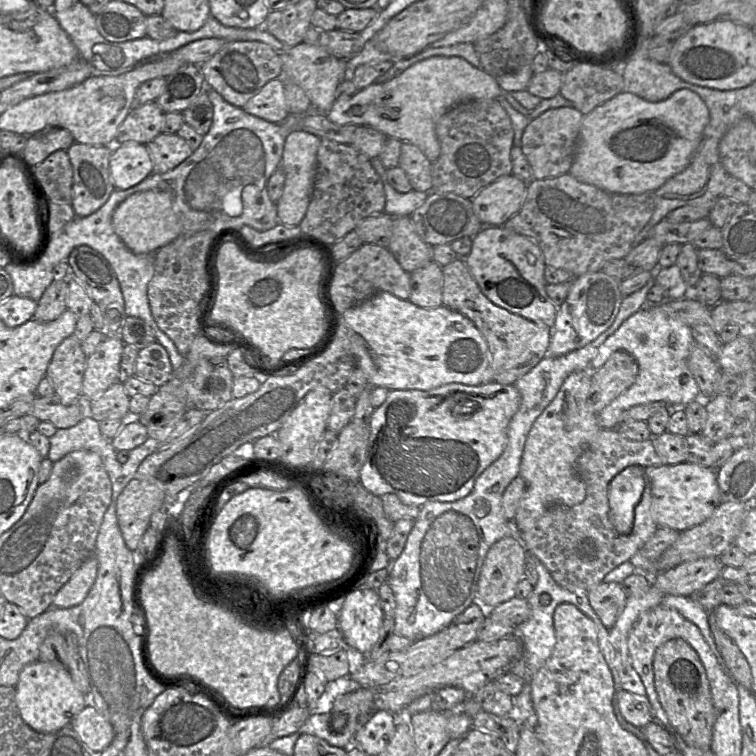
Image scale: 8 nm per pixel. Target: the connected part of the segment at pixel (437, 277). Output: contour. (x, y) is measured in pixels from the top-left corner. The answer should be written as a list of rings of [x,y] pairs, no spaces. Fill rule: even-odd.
[[[431,261],[410,273],[409,301],[421,308],[436,308],[443,305],[442,266]]]

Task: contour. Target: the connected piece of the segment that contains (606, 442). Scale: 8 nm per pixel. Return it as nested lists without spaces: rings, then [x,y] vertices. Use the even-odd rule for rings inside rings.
[[[600,428],[577,461],[577,473],[586,490],[583,502],[574,506],[552,506],[529,529],[520,532],[527,553],[538,559],[555,582],[569,591],[588,592],[602,583],[609,572],[624,562],[630,562],[658,528],[654,518],[651,470],[661,465],[652,438],[632,441],[623,437],[616,428]],[[629,466],[643,468],[645,487],[634,510],[633,529],[630,534],[621,535],[610,520],[609,486],[613,478]]]

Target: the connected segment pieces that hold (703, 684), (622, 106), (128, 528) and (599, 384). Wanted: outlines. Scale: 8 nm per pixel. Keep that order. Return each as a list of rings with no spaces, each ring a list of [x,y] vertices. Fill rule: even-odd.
[[[673,638],[657,648],[653,657],[654,685],[670,724],[684,742],[710,750],[716,711],[705,668],[697,652],[682,638]]]
[[[678,90],[660,102],[650,102],[635,94],[621,92],[584,115],[569,173],[580,182],[613,194],[655,191],[690,164],[708,123],[707,105],[693,91]]]
[[[136,478],[118,496],[118,525],[126,546],[132,552],[137,551],[153,513],[165,508],[165,497],[166,494],[157,486]]]
[[[625,351],[614,352],[602,367],[591,373],[587,406],[595,414],[601,412],[636,380],[638,363]]]

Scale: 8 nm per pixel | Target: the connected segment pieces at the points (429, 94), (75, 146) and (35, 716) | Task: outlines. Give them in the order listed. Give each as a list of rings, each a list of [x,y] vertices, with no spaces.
[[[431,57],[387,82],[373,83],[351,96],[339,95],[326,117],[339,125],[372,127],[388,138],[411,143],[434,163],[440,155],[436,124],[448,110],[465,101],[497,99],[503,92],[526,90],[533,75],[531,64],[514,73],[493,77],[461,57]]]
[[[74,142],[66,150],[73,168],[71,205],[77,216],[96,212],[115,189],[109,169],[111,147]]]
[[[40,660],[22,669],[15,689],[15,701],[21,718],[40,733],[56,732],[69,726],[72,719],[86,707],[84,695],[76,688],[69,673]]]

